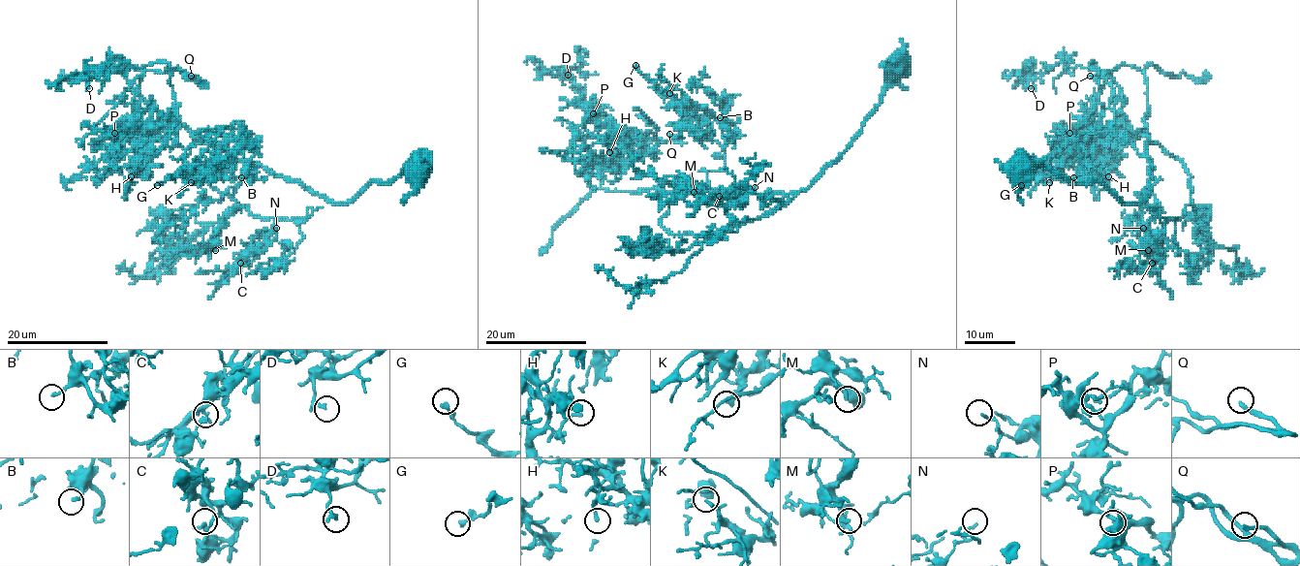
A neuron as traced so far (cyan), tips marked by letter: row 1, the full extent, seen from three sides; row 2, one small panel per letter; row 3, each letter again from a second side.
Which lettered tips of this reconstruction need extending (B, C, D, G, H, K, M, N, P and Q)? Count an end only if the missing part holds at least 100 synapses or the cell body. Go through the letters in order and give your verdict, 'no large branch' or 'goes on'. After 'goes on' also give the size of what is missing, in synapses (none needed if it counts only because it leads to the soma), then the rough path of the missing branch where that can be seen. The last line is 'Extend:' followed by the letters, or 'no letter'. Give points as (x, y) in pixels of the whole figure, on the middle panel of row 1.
B: no large branch
C: no large branch
D: no large branch
G: no large branch
H: no large branch
K: no large branch
M: no large branch
N: no large branch
P: no large branch
Q: goes on | 200 syn | (669, 134), (660, 113), (644, 110), (644, 99), (632, 81), (624, 85), (649, 86), (662, 99), (677, 99)
Extend: Q

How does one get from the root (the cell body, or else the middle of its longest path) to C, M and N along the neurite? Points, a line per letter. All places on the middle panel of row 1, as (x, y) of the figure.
C: (899, 69), (807, 188), (691, 192), (661, 225), (722, 235), (755, 218), (733, 218), (719, 196)
M: (899, 69), (861, 132), (807, 188), (719, 193), (711, 197), (719, 204), (690, 184), (694, 192)
N: (899, 69), (807, 188), (691, 192), (661, 225), (722, 235), (755, 218), (726, 212), (755, 187)

